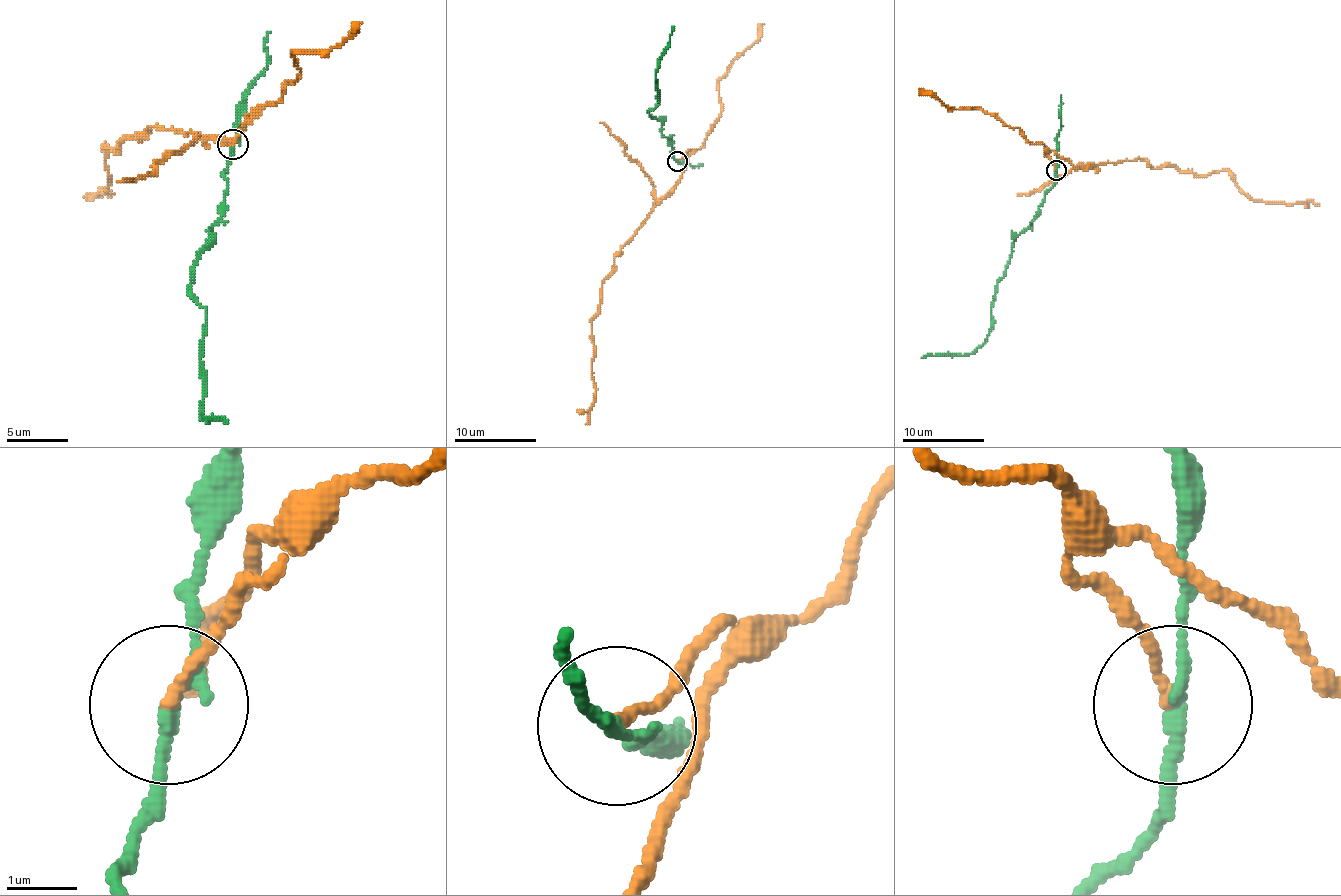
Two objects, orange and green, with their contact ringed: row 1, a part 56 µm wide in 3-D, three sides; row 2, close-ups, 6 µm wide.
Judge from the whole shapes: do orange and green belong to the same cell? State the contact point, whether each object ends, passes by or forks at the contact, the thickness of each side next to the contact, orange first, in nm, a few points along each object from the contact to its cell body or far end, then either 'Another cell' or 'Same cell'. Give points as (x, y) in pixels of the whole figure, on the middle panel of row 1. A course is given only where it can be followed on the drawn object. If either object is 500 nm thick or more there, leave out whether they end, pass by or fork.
Place: (677, 161). At the ring orange ends. At the ring green passes by. Thickness 150 nm (orange) against 180 nm. Course of orange: (678, 161), (688, 149), (680, 180), (622, 248), (604, 280), (600, 313), (592, 321), (596, 401), (585, 424). Course of green: (678, 161), (657, 118), (649, 112), (659, 102), (655, 96), (657, 61), (669, 45), (674, 26). Another cell

